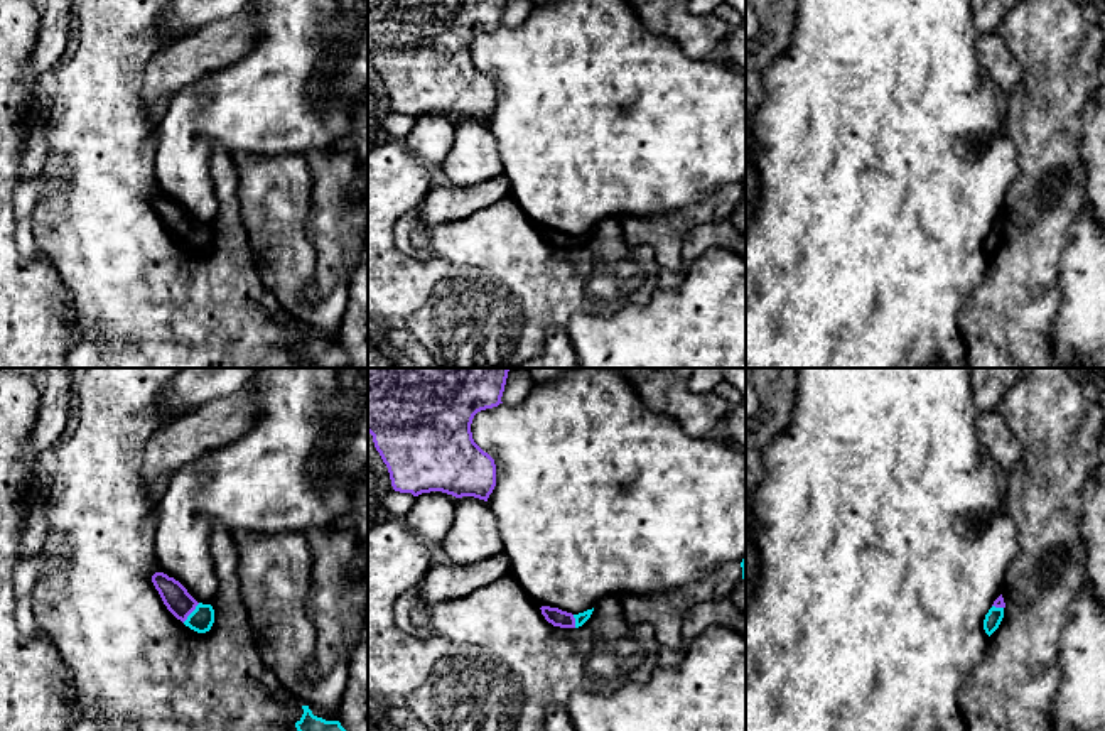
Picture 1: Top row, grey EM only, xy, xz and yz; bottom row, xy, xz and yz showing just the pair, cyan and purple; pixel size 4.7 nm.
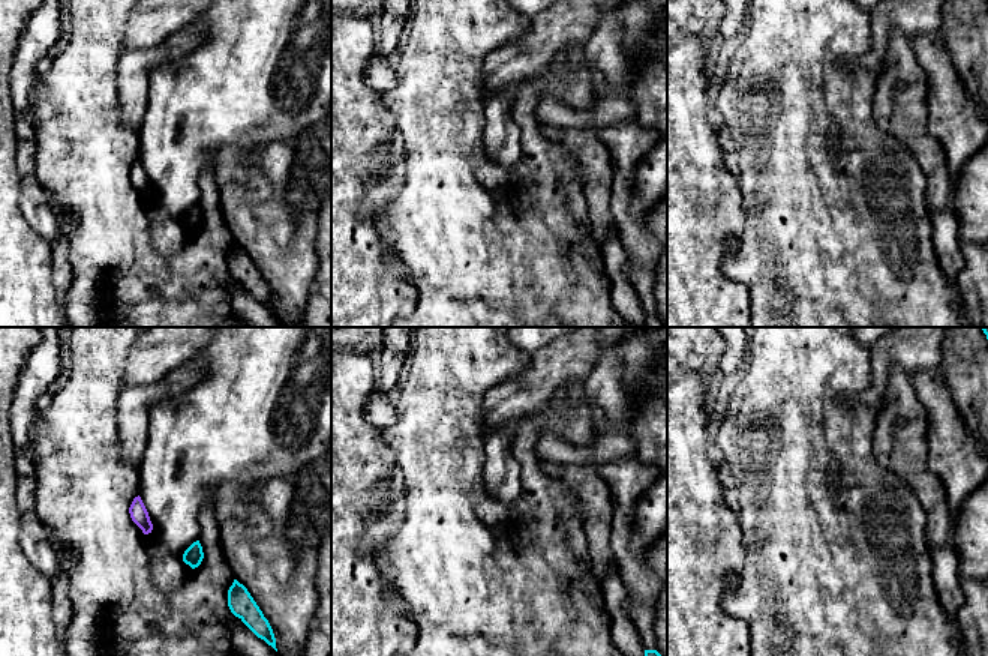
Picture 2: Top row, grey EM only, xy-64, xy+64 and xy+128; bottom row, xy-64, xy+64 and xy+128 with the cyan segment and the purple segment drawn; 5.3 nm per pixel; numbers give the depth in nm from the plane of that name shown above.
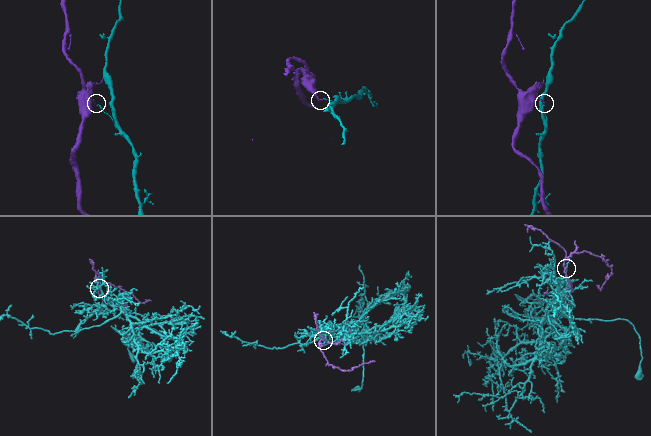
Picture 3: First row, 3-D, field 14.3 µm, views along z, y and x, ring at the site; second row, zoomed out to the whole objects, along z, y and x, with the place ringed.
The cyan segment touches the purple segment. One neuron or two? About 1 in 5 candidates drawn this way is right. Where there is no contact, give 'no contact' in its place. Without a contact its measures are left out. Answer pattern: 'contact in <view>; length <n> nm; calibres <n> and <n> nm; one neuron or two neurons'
contact in xy; length 130 nm; calibres 120 and 120 nm; two neurons

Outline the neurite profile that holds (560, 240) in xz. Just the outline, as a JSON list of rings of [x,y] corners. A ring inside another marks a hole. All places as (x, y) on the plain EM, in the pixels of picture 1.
[[[542,228],[542,236],[548,245],[560,250],[575,250],[575,240],[572,235],[562,233],[558,230]]]

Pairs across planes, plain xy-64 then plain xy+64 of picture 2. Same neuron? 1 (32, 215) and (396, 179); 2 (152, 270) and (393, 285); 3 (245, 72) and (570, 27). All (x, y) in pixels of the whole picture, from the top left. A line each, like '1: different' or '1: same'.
1: same
2: different
3: different

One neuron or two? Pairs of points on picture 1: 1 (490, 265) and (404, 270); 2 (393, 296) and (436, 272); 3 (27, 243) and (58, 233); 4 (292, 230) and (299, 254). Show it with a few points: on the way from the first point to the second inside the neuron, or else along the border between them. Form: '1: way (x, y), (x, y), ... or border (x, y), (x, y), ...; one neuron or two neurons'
1: border (442, 257), (451, 272), (427, 299); two neurons
2: way (404, 286), (425, 274); one neuron
3: border (37, 200), (34, 238), (44, 257); two neurons
4: way (292, 235), (296, 249); one neuron

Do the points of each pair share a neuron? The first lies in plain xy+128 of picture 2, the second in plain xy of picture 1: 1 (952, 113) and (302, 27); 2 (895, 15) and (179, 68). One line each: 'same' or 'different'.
1: different
2: same

